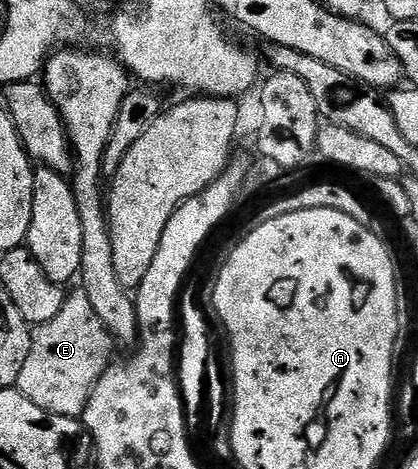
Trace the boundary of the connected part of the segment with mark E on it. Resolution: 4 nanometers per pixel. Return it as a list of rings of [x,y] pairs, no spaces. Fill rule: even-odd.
[[[77,287],[64,298],[61,312],[53,320],[38,324],[32,330],[29,355],[22,366],[17,389],[47,414],[78,418],[96,381],[110,366],[113,346],[115,341],[94,312],[89,295]]]

